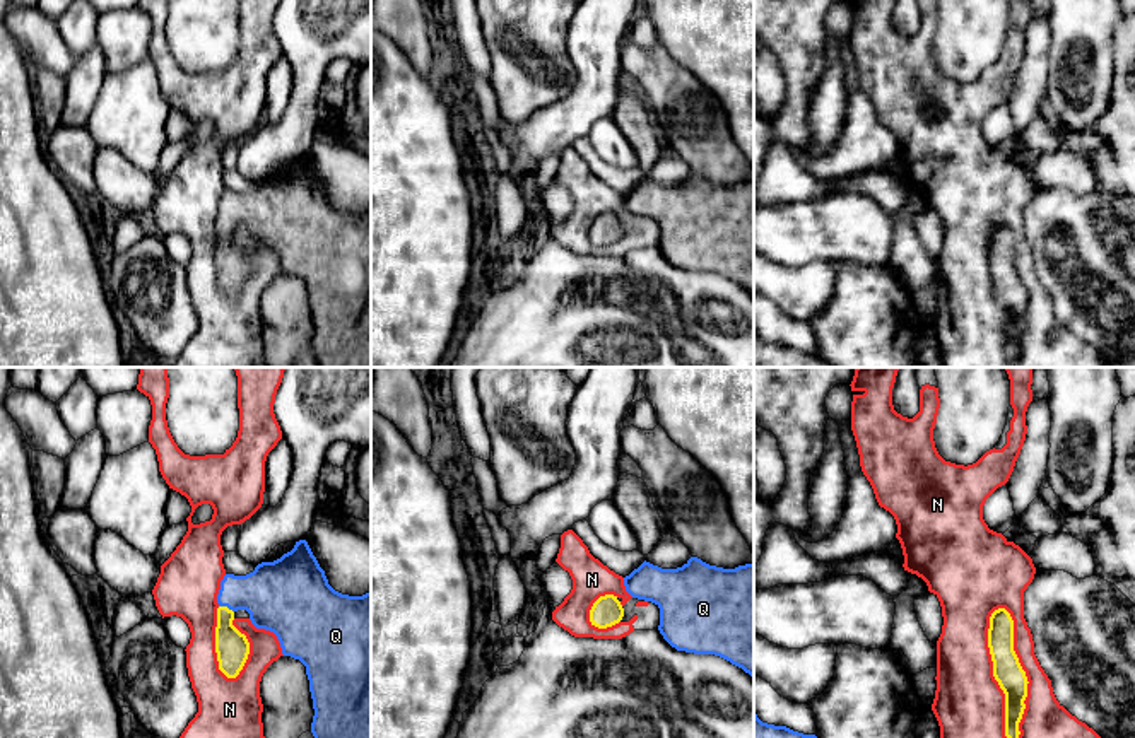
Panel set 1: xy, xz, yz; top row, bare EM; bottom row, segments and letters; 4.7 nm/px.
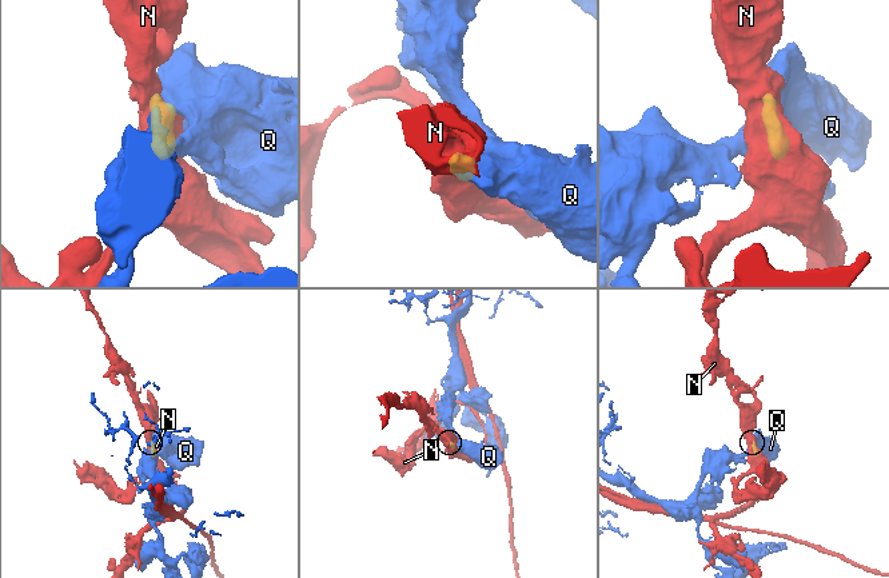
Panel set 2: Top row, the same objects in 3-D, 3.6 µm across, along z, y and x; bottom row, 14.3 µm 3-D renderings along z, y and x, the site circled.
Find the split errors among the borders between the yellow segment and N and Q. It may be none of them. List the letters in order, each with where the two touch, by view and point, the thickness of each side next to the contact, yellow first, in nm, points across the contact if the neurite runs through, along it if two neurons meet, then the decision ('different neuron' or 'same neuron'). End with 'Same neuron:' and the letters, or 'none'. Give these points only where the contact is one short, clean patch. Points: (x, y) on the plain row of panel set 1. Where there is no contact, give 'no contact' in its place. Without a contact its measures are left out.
N: meets yellow in yz at (993, 292); 140 nm thick on the yellow side, 340 nm on the other; different neuron
Q: meets yellow in xy at (226, 224); 160 nm thick on the yellow side, 320 nm on the other; runs through xy (231, 263), (226, 251), (226, 224), (238, 212), (277, 212); same neuron
Same neuron: Q

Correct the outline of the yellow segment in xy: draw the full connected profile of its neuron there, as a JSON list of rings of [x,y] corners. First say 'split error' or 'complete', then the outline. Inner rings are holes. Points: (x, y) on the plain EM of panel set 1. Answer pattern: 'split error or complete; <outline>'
split error; [[[306,157],[296,159],[294,166],[273,179],[262,179],[246,193],[226,191],[217,212],[215,270],[219,287],[227,296],[236,296],[243,287],[250,260],[234,243],[234,231],[246,227],[256,246],[277,253],[282,272],[299,277],[306,284],[313,316],[311,350],[320,367],[371,367],[371,210],[349,214],[335,208],[313,173]]]

